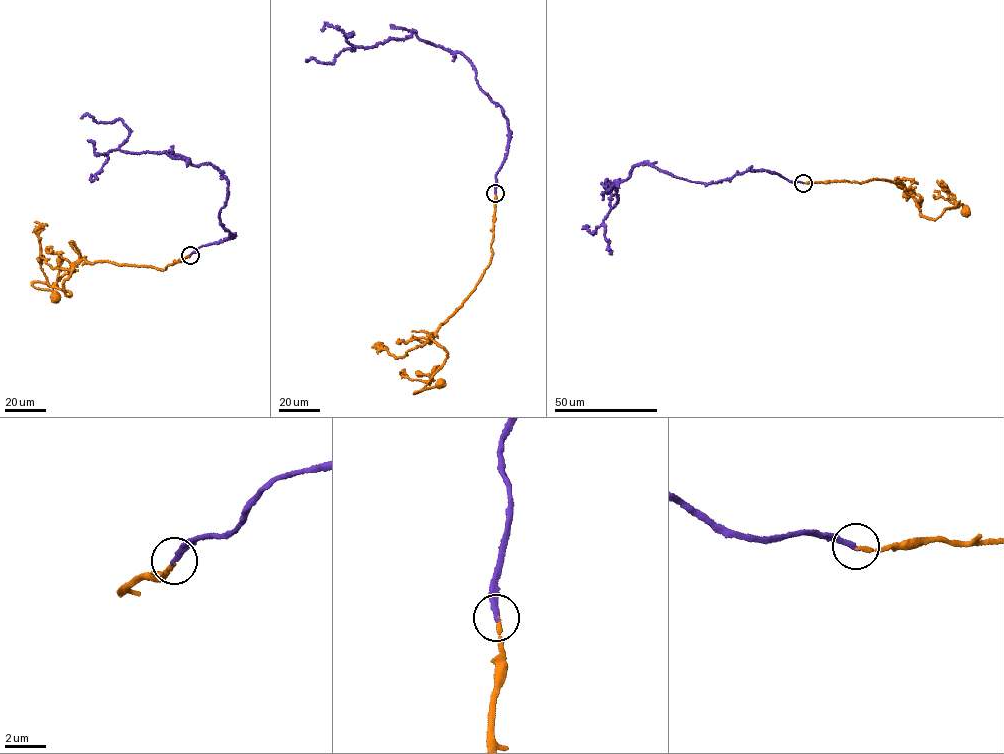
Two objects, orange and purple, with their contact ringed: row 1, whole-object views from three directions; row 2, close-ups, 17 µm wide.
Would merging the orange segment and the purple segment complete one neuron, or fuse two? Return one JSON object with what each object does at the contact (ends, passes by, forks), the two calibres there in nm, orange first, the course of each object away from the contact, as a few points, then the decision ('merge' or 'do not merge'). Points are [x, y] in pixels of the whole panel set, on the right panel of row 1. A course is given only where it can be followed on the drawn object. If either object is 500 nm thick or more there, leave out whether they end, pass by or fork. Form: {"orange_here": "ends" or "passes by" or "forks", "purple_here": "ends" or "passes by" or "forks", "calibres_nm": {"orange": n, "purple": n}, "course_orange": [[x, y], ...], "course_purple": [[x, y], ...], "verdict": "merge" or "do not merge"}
{"orange_here": "ends", "purple_here": "ends", "calibres_nm": {"orange": 160, "purple": 240}, "course_orange": [[802, 183], [886, 180], [910, 187], [921, 215], [933, 219], [962, 204], [965, 211]], "course_purple": [[802, 183], [747, 169], [706, 184], [641, 163], [616, 181], [612, 208], [606, 180], [613, 185], [603, 200]], "verdict": "merge"}

